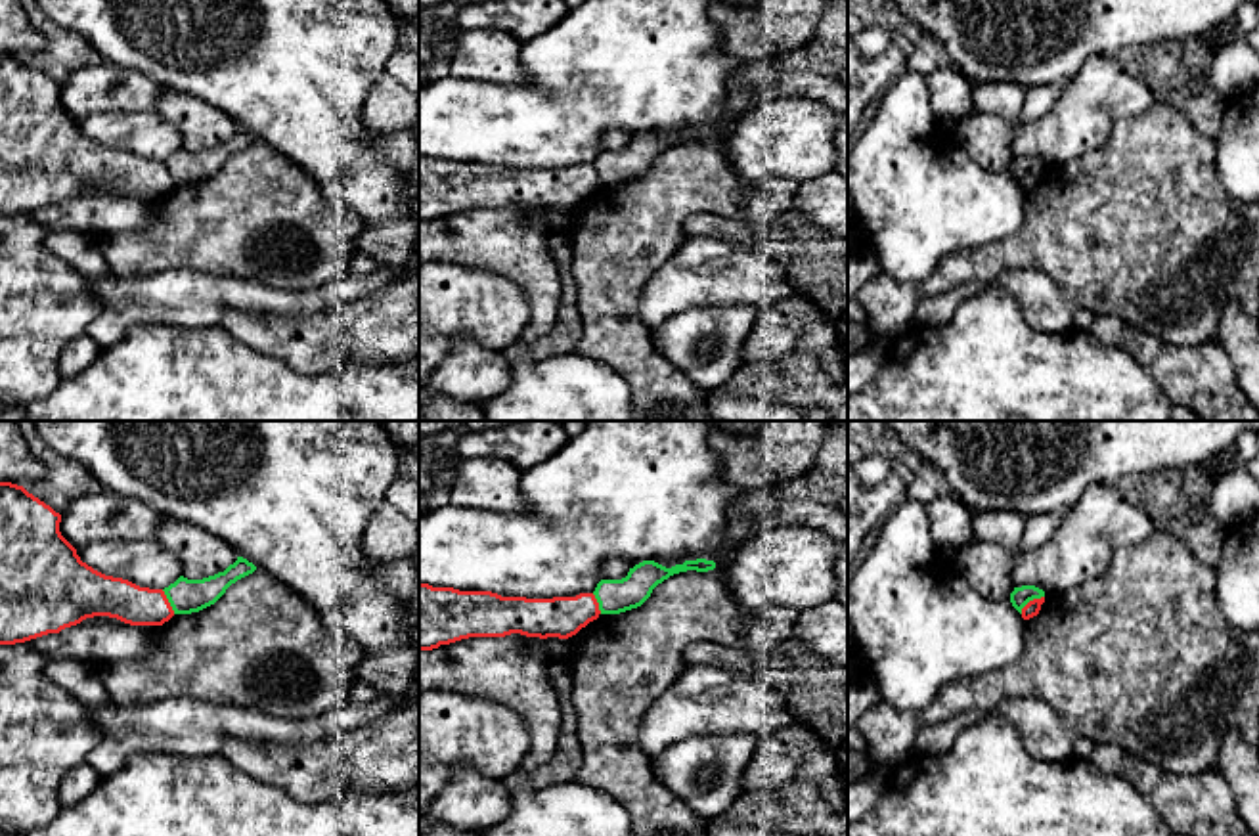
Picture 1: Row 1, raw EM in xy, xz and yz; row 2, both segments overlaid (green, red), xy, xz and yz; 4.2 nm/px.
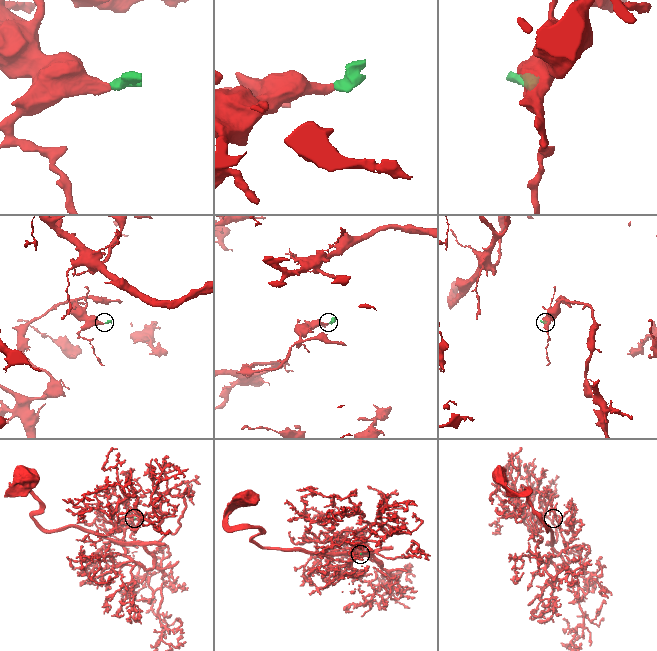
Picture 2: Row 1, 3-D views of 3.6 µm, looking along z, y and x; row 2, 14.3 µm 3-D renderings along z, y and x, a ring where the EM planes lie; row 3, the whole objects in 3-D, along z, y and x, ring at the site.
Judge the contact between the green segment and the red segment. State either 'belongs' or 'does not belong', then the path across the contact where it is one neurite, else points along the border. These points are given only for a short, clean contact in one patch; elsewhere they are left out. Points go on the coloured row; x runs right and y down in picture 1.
does not belong | along yz (1043, 595), (1030, 601), (1020, 613)

